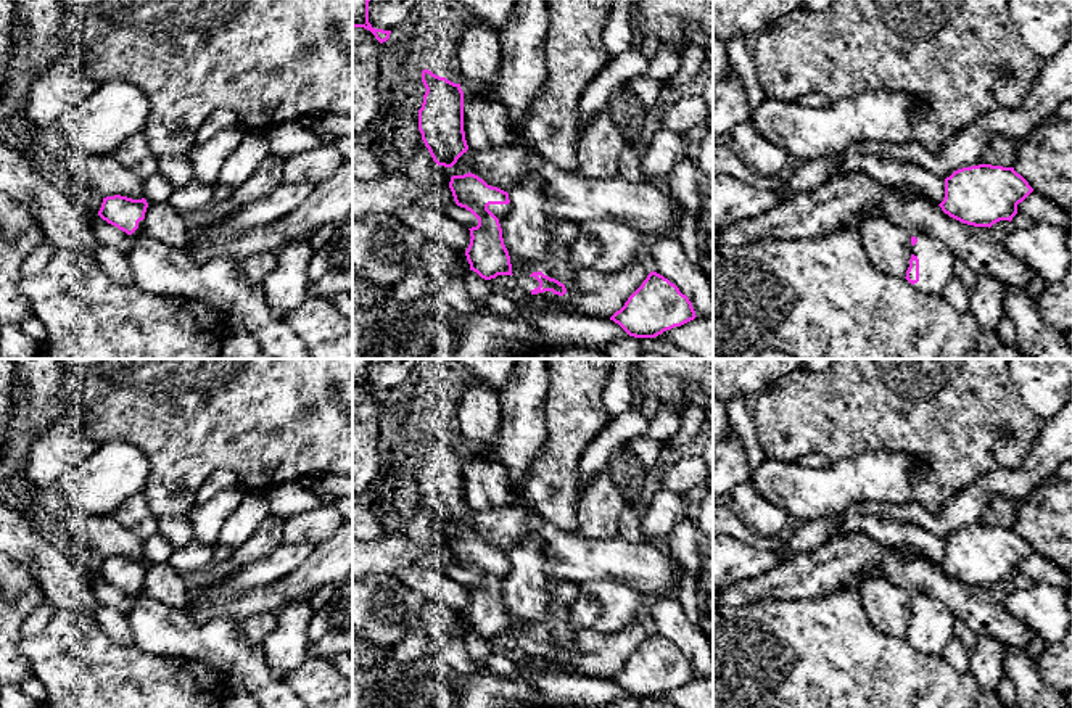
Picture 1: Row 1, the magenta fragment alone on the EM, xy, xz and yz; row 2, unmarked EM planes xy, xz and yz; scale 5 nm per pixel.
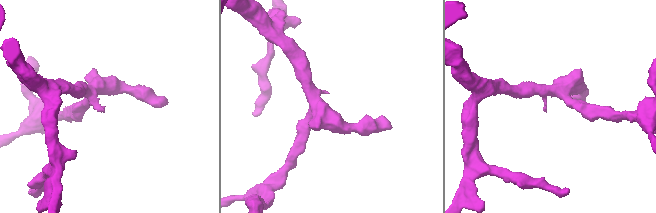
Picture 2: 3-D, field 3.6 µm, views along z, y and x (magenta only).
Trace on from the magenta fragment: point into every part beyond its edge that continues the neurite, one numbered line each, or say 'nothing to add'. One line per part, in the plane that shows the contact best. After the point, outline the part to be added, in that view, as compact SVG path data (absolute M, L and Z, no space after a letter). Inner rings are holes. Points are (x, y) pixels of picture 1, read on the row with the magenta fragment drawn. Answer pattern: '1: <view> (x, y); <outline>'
1: xz (499, 211); M489 204L488 209L499 219L499 224L502 225L507 212L510 211L509 204Z

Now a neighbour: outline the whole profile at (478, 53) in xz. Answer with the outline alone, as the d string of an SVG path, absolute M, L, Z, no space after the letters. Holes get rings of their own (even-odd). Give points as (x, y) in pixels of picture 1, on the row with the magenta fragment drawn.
M473 18L460 37L457 48L460 88L464 93L481 95L496 85L501 63L499 31L480 18Z

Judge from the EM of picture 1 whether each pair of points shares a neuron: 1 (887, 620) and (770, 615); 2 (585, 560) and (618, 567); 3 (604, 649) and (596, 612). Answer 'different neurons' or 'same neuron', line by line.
1: different neurons
2: same neuron
3: different neurons

